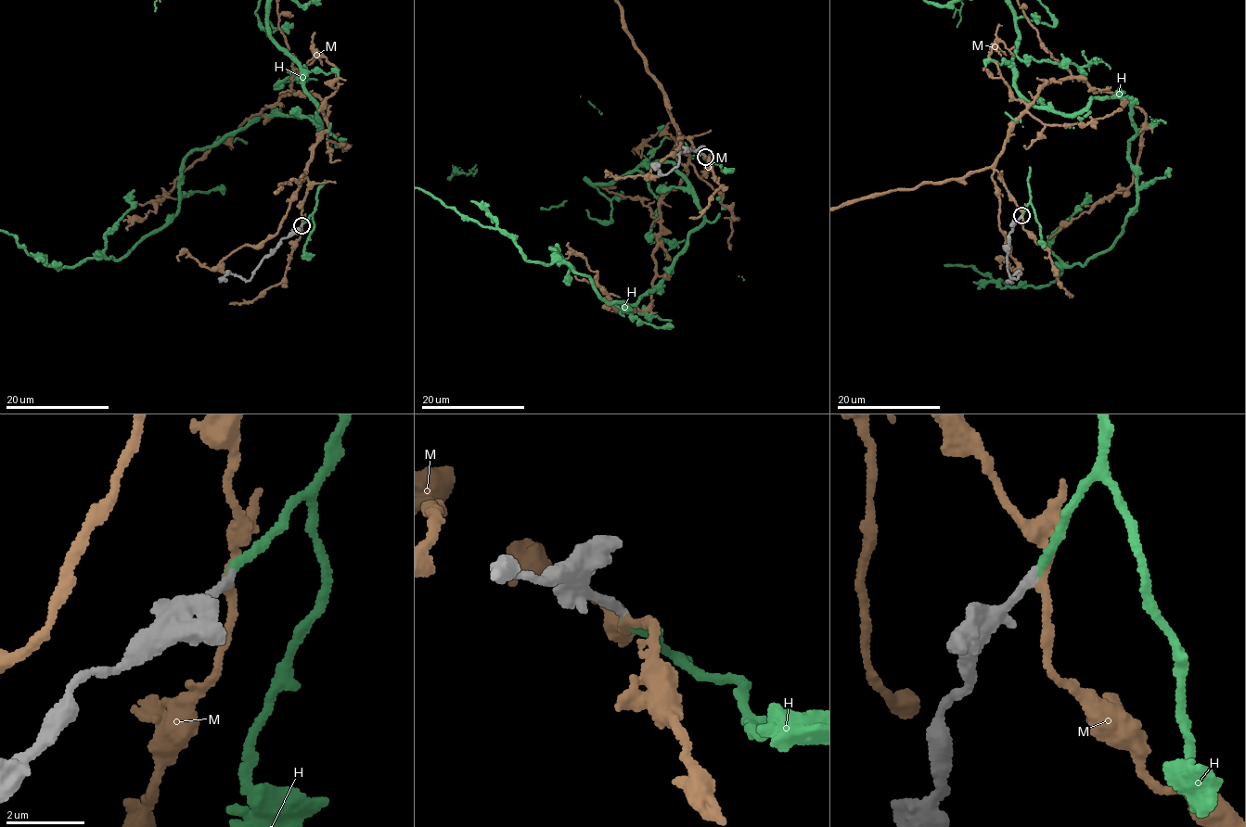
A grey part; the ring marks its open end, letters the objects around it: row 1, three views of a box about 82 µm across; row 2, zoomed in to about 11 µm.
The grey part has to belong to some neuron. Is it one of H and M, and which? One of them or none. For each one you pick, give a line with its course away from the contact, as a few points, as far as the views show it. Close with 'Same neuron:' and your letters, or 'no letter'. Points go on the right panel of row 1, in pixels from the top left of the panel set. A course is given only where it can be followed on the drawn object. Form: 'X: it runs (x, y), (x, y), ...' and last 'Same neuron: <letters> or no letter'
Same neuron: H

